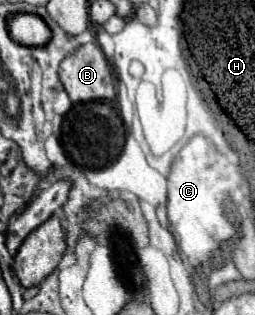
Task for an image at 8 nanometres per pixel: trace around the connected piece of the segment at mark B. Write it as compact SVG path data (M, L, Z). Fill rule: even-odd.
M86 43L60 65L60 81L72 101L114 99L114 73L98 43Z

